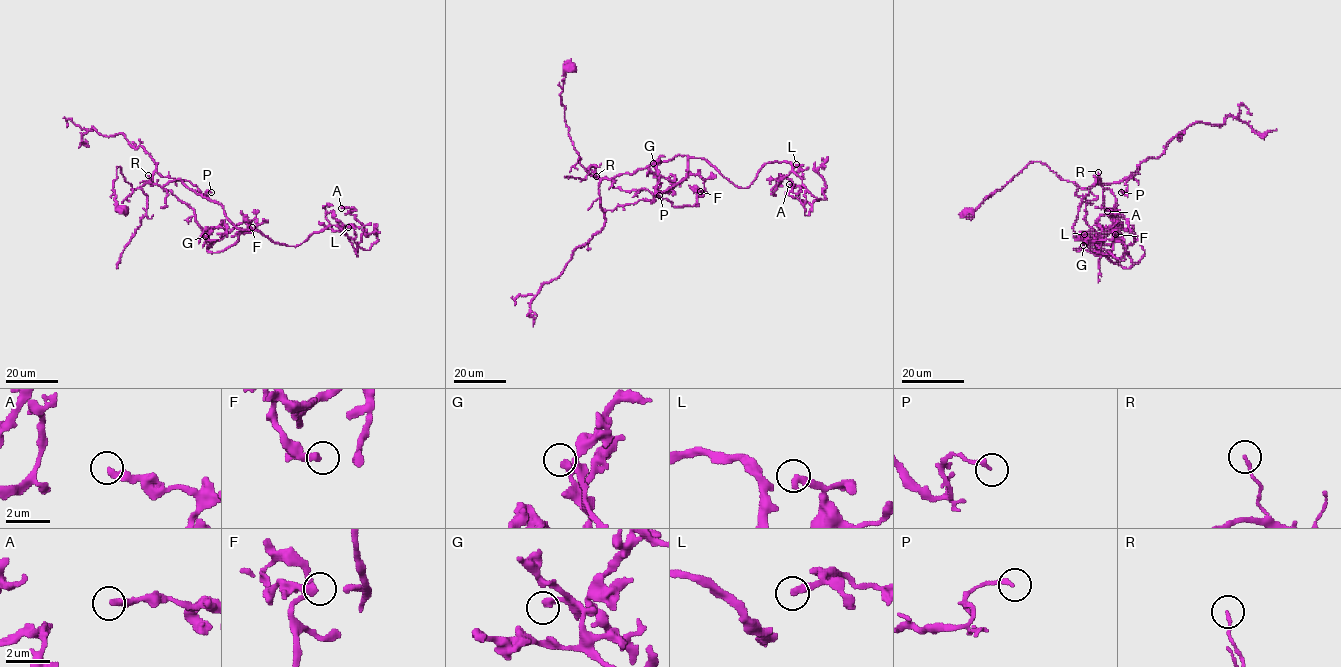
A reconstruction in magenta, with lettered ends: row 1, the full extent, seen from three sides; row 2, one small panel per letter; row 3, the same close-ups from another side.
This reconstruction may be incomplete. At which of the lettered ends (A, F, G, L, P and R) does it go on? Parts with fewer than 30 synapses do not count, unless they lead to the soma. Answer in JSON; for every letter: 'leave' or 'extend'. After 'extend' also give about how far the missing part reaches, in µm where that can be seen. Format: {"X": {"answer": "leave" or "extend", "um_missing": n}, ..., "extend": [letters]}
{"A": {"answer": "leave"}, "F": {"answer": "leave"}, "G": {"answer": "leave"}, "L": {"answer": "leave"}, "P": {"answer": "leave"}, "R": {"answer": "leave"}, "extend": []}

